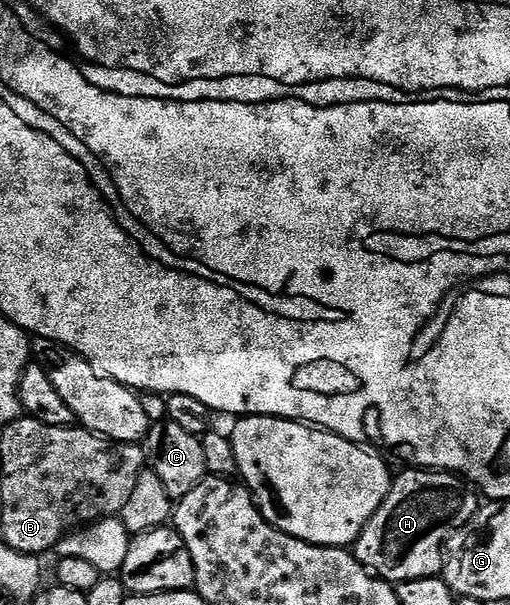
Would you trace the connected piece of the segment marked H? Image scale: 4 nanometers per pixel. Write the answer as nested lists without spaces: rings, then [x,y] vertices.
[[[408,468],[401,472],[404,473],[401,476],[399,473],[393,479],[392,489],[386,494],[382,506],[378,506],[374,518],[370,518],[354,545],[355,558],[363,568],[396,586],[405,580],[439,577],[444,570],[444,549],[448,539],[456,529],[472,521],[478,507],[477,493],[461,477],[451,472],[427,468]]]

